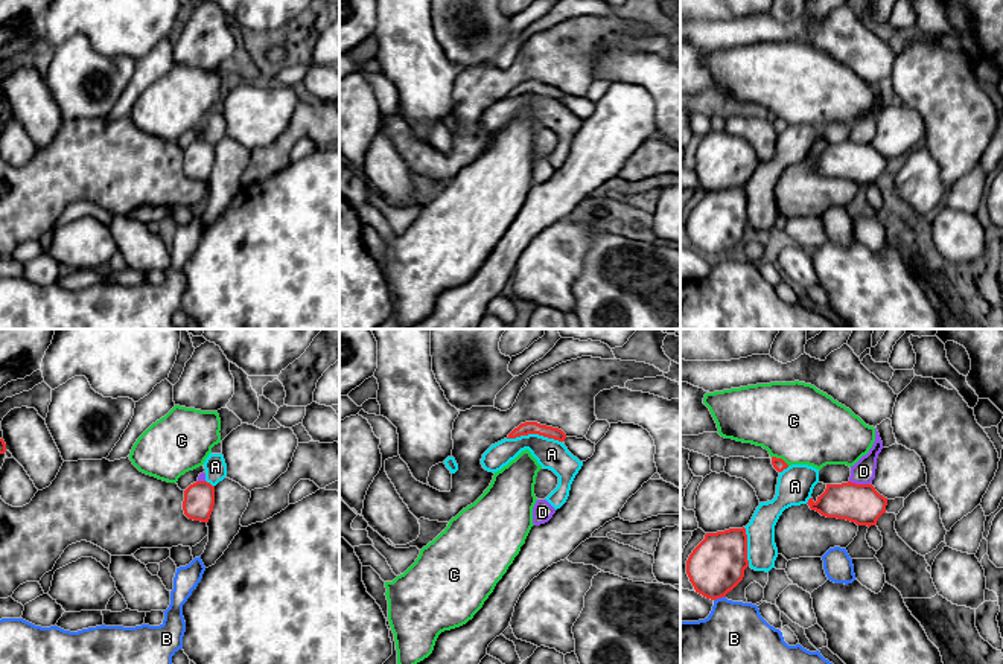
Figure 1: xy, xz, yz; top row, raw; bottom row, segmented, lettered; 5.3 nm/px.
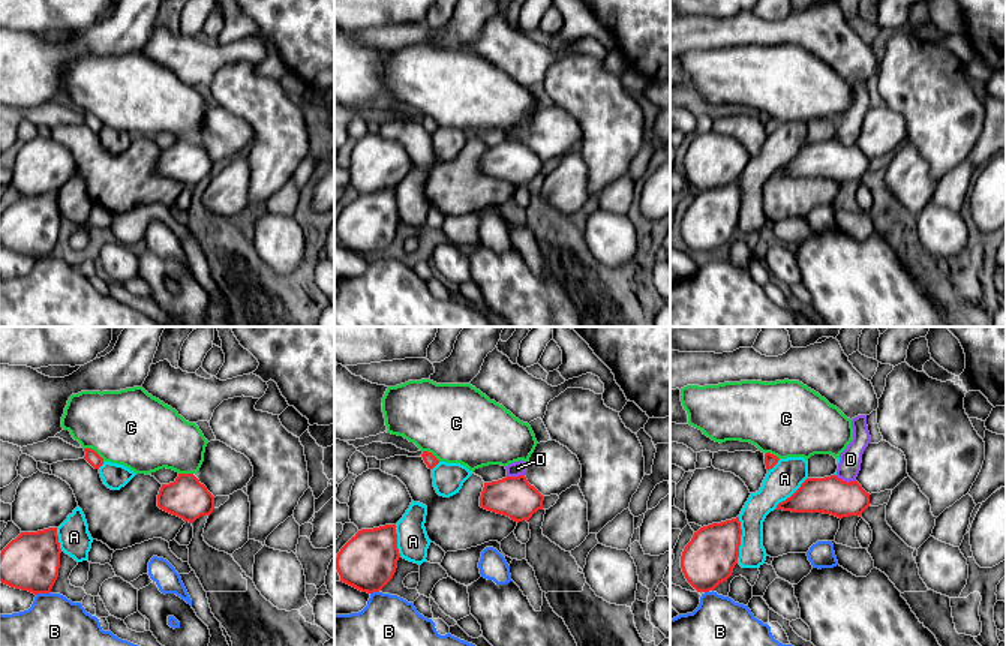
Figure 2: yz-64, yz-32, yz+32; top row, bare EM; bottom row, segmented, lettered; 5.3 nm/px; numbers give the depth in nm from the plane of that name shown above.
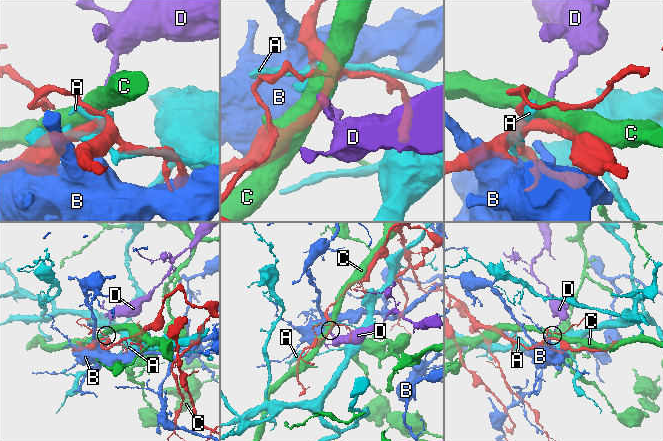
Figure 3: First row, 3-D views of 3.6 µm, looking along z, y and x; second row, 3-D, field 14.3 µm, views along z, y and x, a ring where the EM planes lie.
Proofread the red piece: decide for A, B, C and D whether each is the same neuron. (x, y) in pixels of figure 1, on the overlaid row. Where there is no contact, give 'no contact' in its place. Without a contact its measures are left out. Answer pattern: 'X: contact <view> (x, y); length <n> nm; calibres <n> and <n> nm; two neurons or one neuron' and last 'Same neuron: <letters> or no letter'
A: contact xz (534, 433); length 280 nm; calibres 70 and 160 nm; two neurons
B: contact yz (719, 597); length 70 nm; calibres 300 and 320 nm; two neurons
C: contact yz (781, 459); length 110 nm; calibres 70 and 420 nm; two neurons
D: contact yz (860, 485); length 110 nm; calibres 200 and 120 nm; two neurons
Same neuron: no letter

